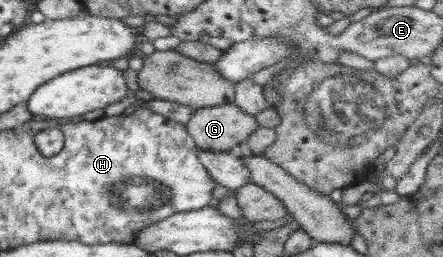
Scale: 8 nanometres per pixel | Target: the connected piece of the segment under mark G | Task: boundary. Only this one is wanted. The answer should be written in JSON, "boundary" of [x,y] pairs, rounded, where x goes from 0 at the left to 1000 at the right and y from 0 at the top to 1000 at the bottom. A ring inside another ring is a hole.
{"boundary":[[[528,401],[499,405],[481,416],[451,416],[433,436],[429,467],[418,482],[427,525],[442,572],[476,591],[521,591],[544,553],[560,545],[562,529],[582,498],[578,455],[544,432]]]}

